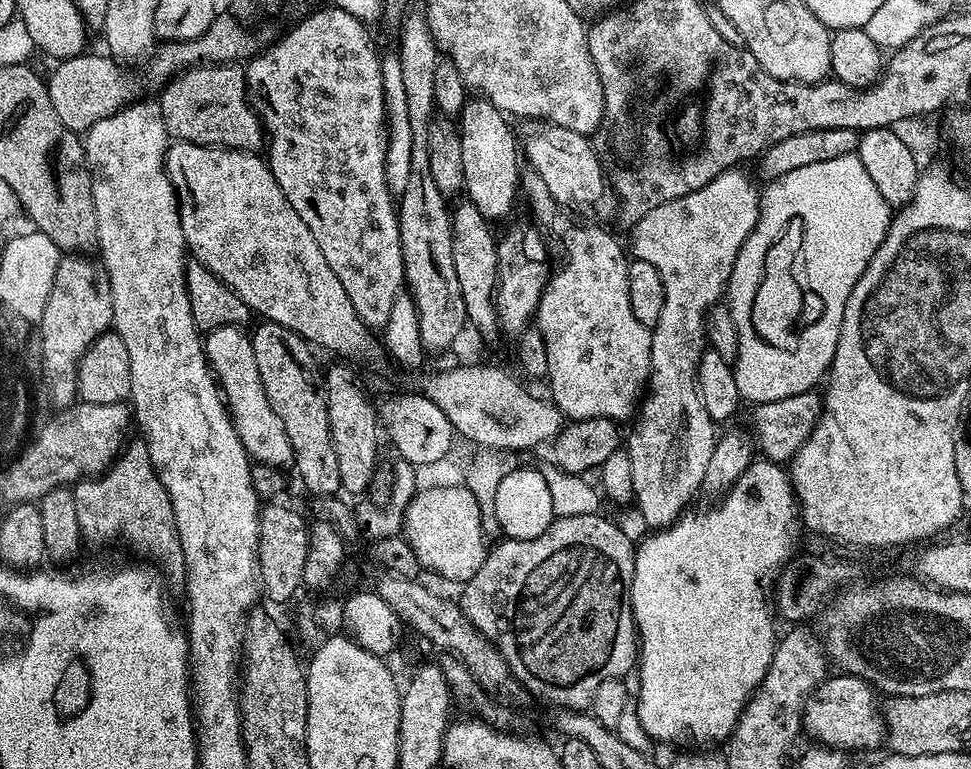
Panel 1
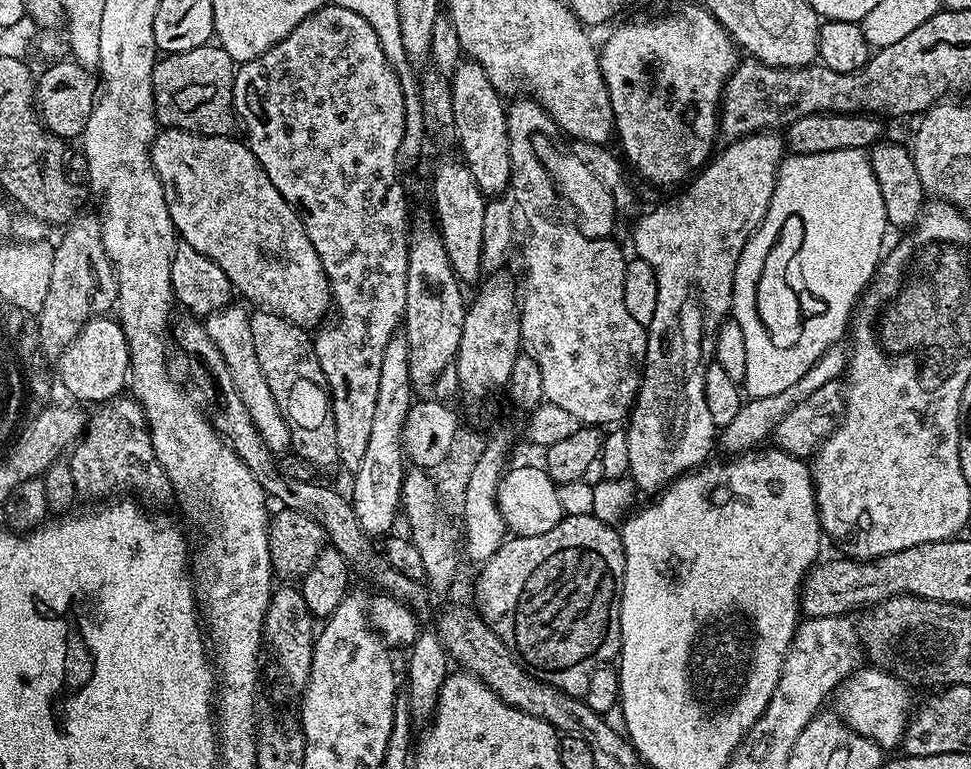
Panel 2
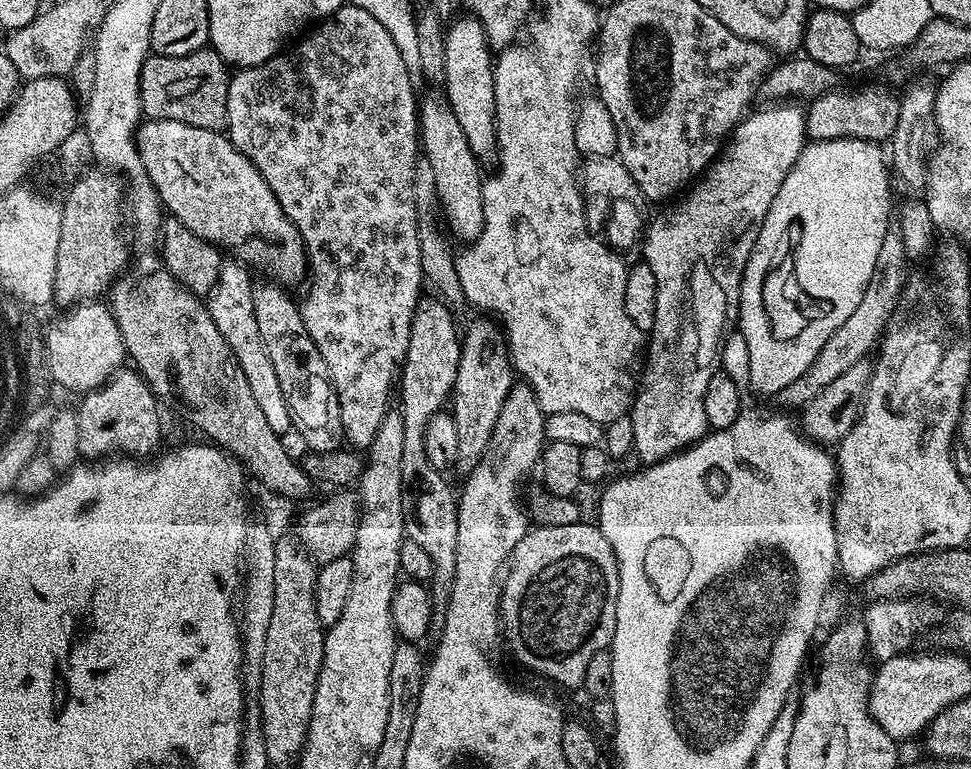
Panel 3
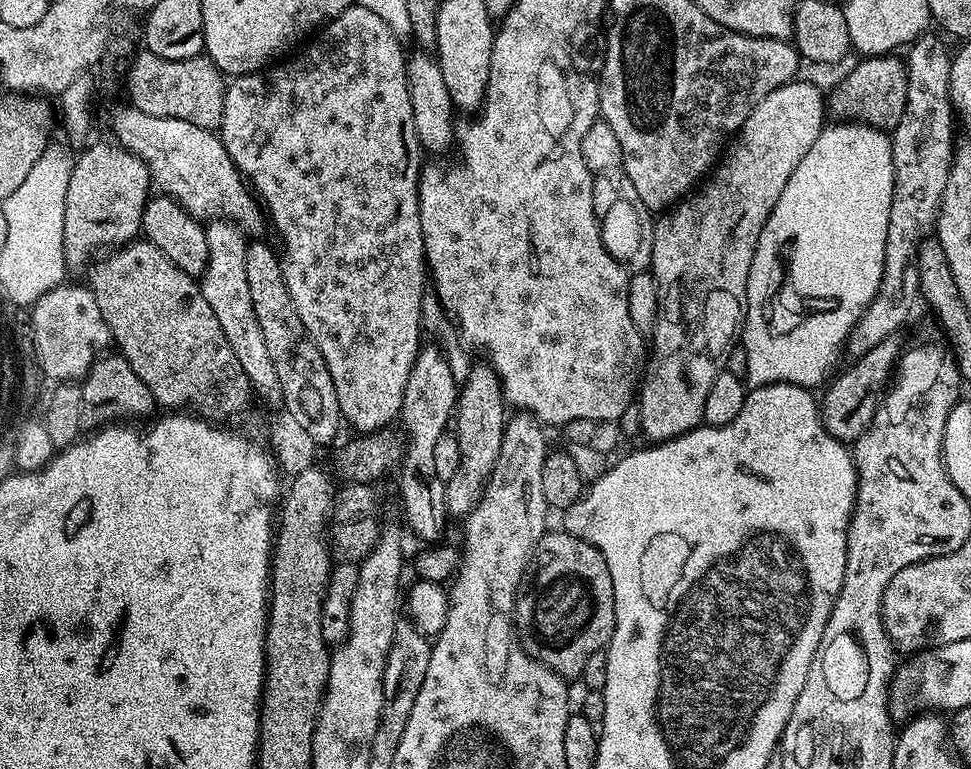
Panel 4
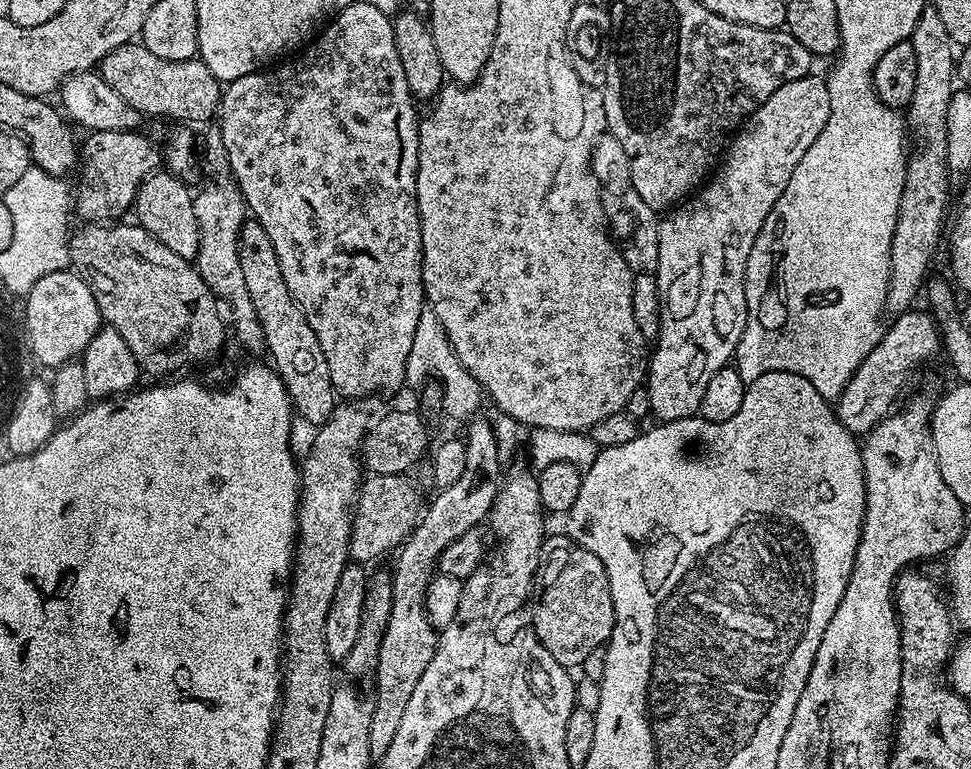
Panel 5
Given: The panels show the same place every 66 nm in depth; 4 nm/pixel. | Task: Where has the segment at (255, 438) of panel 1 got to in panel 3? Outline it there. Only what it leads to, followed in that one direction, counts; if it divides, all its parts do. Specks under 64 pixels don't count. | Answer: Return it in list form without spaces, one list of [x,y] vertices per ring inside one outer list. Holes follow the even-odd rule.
[[[239,262],[221,263],[218,282],[212,287],[206,303],[210,310],[210,318],[214,318],[214,326],[218,326],[222,338],[226,338],[226,346],[234,350],[234,358],[238,358],[238,366],[242,366],[242,374],[246,374],[246,383],[254,393],[258,406],[262,406],[266,422],[270,422],[270,427],[275,432],[284,434],[292,428],[290,410],[286,406],[282,386],[278,383],[278,374],[274,374],[270,354],[266,354],[266,346],[262,346],[262,334],[258,334],[258,318],[254,318],[252,293],[254,280],[248,275],[249,269]]]

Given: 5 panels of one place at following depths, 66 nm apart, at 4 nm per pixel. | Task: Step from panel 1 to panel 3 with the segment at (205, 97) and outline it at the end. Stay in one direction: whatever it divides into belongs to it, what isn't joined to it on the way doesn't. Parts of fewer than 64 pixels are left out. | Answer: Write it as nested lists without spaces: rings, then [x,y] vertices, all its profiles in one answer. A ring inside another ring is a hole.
[[[211,46],[181,56],[149,55],[140,75],[143,115],[154,120],[186,122],[186,126],[219,132],[228,122],[226,98],[229,79],[229,65]]]

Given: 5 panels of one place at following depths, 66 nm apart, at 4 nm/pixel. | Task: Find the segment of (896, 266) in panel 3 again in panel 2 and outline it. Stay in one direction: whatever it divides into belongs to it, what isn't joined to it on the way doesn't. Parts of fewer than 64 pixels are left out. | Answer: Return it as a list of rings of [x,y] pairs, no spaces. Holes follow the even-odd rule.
[[[833,346],[825,350],[822,358],[802,378],[798,378],[798,382],[794,382],[794,386],[786,386],[786,390],[782,390],[782,394],[770,394],[766,398],[753,396],[745,399],[741,403],[738,414],[730,422],[730,426],[719,429],[719,447],[724,447],[728,454],[743,454],[753,451],[757,446],[763,445],[767,441],[764,439],[767,436],[769,439],[773,435],[776,423],[787,412],[794,410],[794,406],[798,406],[798,402],[810,398],[810,394],[814,394],[814,390],[822,390],[822,386],[826,386],[826,382],[840,380],[845,375],[847,366],[848,352],[845,349],[840,349],[840,346]]]

